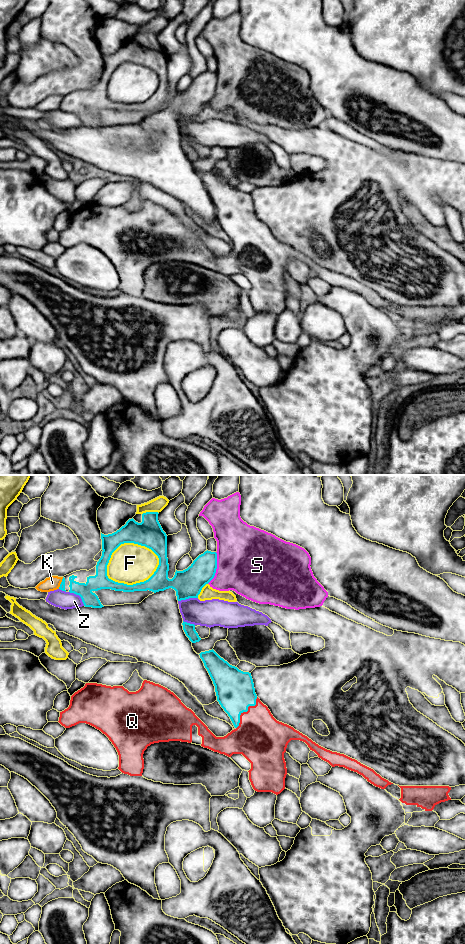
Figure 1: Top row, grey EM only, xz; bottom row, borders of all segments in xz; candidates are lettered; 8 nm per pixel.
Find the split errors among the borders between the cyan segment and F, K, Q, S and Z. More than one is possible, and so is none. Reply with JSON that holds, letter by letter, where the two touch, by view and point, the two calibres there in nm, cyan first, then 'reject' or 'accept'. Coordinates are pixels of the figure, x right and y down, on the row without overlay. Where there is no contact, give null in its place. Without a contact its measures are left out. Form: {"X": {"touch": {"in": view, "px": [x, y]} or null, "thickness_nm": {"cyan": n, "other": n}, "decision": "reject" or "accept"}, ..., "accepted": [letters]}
{"F": {"touch": {"in": "xz", "px": [137, 103]}, "thickness_nm": {"cyan": 160, "other": 320}, "decision": "reject"}, "K": {"touch": {"in": "xz", "px": [61, 103]}, "thickness_nm": {"cyan": 50, "other": 110}, "decision": "reject"}, "Q": {"touch": {"in": "xz", "px": [245, 231]}, "thickness_nm": {"cyan": 320, "other": 400}, "decision": "accept"}, "S": {"touch": {"in": "xz", "px": [216, 88]}, "thickness_nm": {"cyan": 220, "other": 480}, "decision": "reject"}, "Z": {"touch": {"in": "xz", "px": [79, 115]}, "thickness_nm": {"cyan": 130, "other": 140}, "decision": "reject"}, "accepted": ["Q"]}

